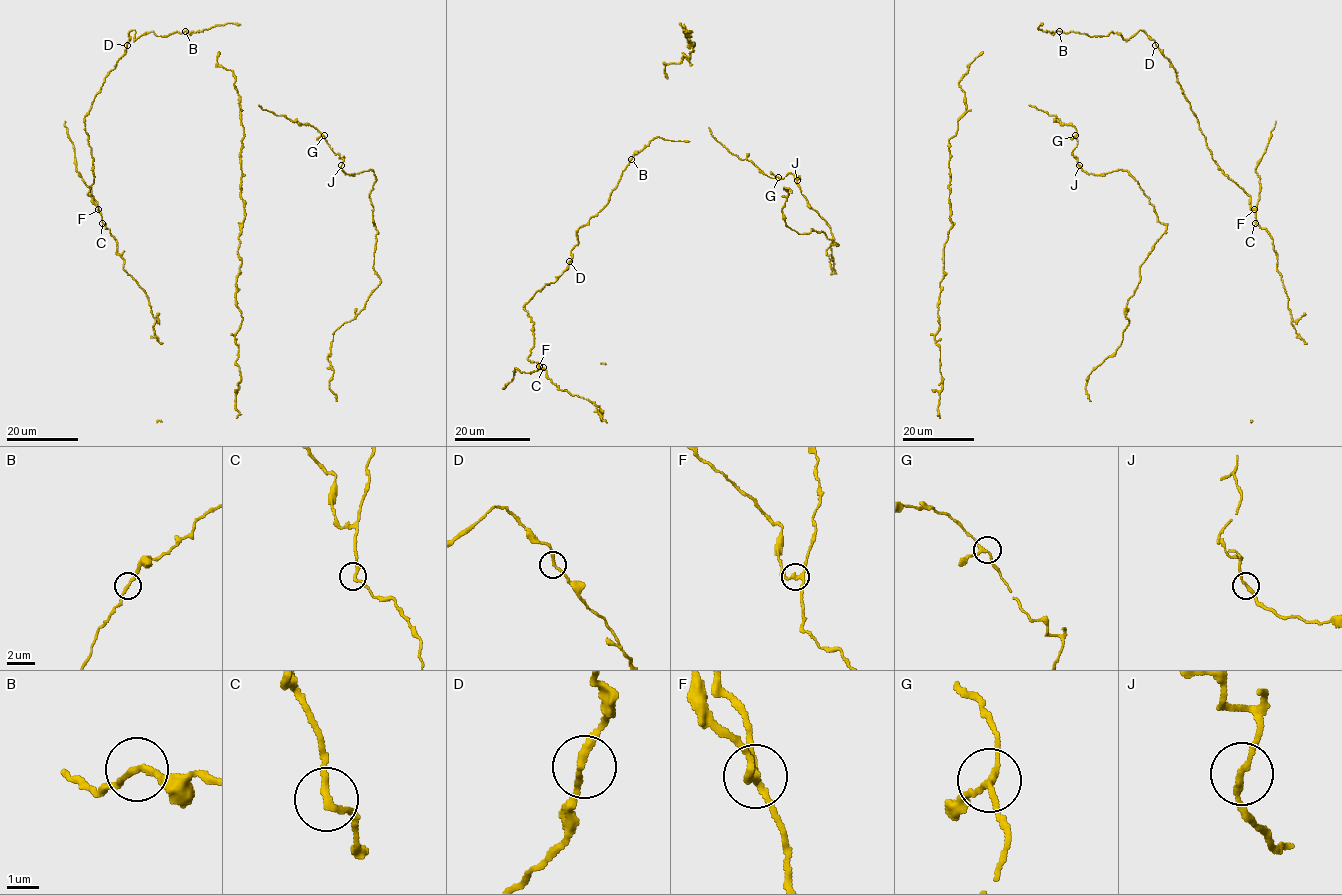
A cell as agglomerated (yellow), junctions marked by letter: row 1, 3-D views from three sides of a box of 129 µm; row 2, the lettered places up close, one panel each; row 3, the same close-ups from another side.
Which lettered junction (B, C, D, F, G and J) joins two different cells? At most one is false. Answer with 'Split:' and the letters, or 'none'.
Split: none

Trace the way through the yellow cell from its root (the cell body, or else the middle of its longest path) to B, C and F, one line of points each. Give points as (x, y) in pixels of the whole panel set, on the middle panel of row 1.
B: (644, 149), (631, 159)
C: (644, 149), (622, 171), (609, 202), (579, 228), (567, 268), (524, 306), (533, 323), (528, 359), (543, 367)
F: (644, 149), (622, 171), (609, 202), (579, 228), (567, 268), (524, 306), (533, 323), (528, 359), (539, 366)

